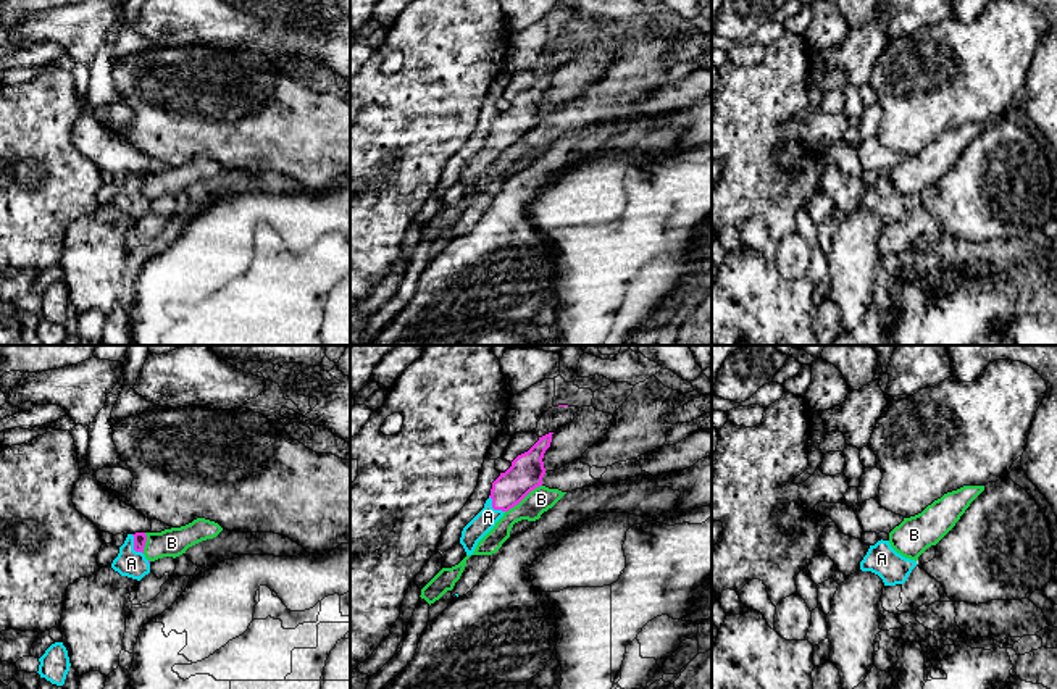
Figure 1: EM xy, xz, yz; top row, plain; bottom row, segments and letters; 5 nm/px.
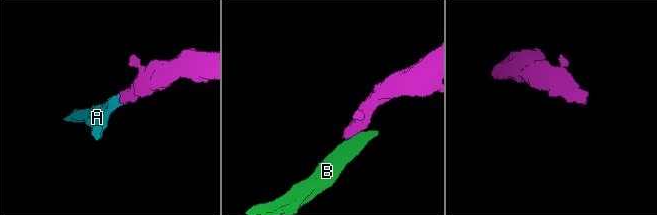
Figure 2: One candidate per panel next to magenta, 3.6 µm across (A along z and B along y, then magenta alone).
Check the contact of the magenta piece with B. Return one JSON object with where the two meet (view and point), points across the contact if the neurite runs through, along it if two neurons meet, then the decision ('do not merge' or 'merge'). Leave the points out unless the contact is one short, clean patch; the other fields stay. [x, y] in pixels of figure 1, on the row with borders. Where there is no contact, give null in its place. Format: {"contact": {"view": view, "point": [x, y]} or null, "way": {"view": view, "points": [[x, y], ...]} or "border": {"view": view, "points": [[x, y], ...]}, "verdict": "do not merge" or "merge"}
{"contact": {"view": "xz", "point": [523, 497]}, "border": {"view": "xz", "points": [[541, 484], [505, 512]]}, "verdict": "do not merge"}

